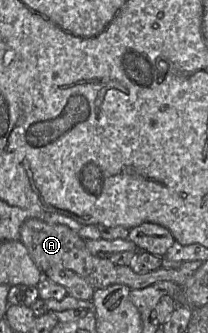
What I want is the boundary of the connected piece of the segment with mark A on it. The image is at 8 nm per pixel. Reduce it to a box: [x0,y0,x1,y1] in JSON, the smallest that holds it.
[20,218,191,289]

